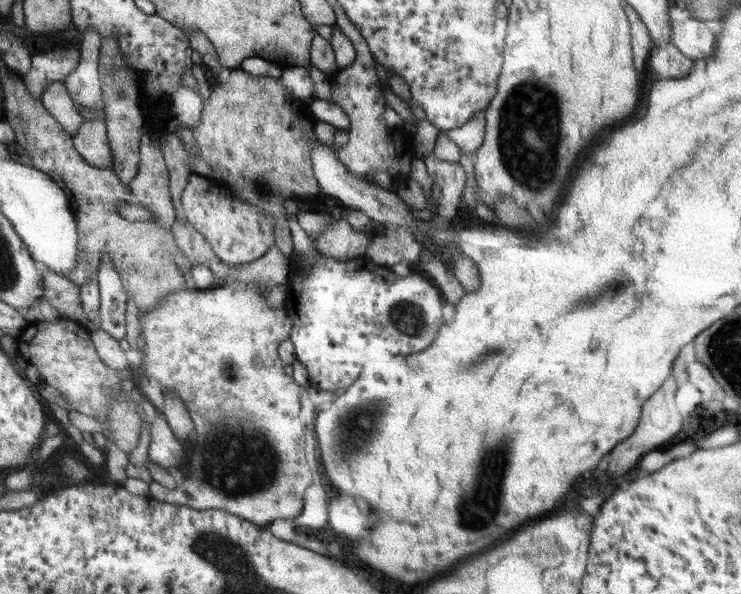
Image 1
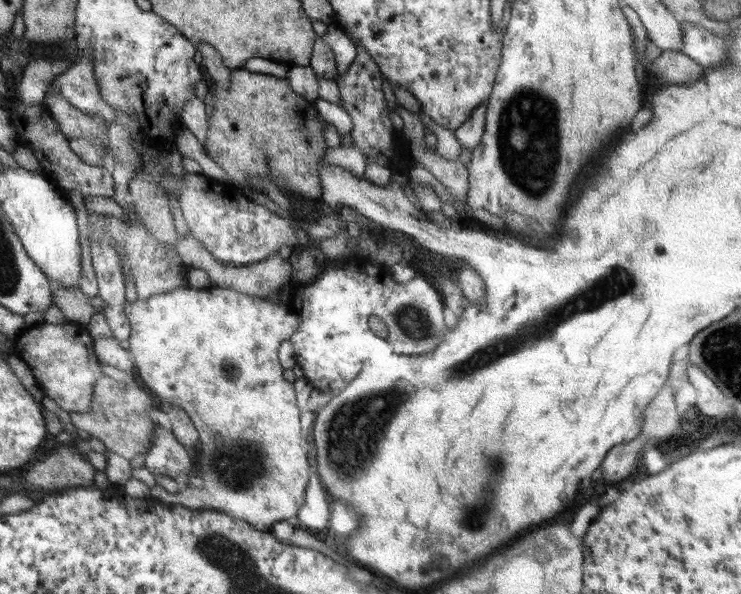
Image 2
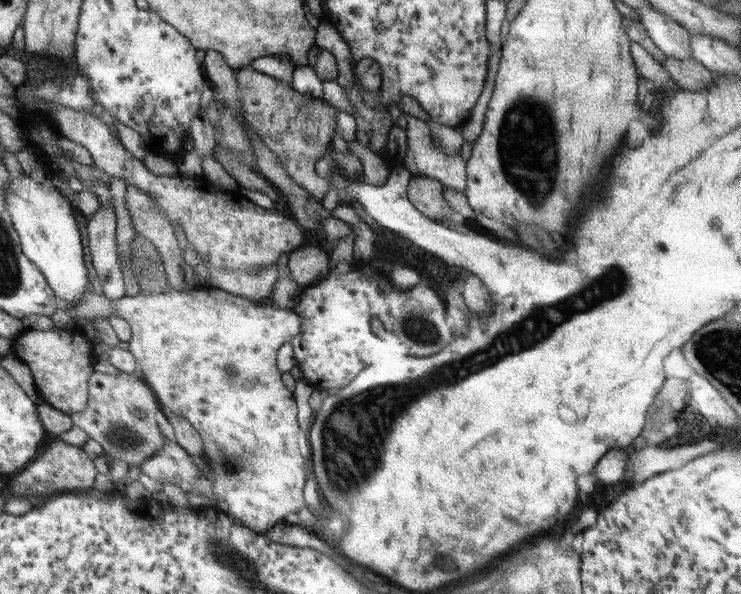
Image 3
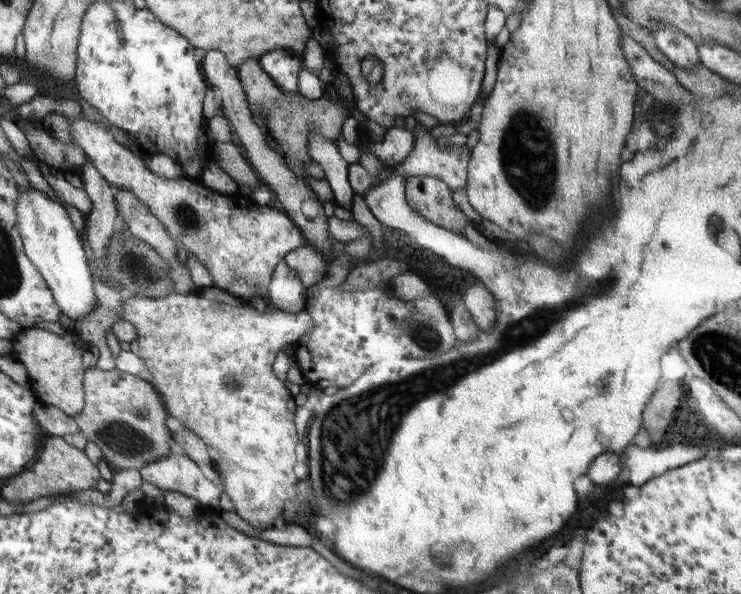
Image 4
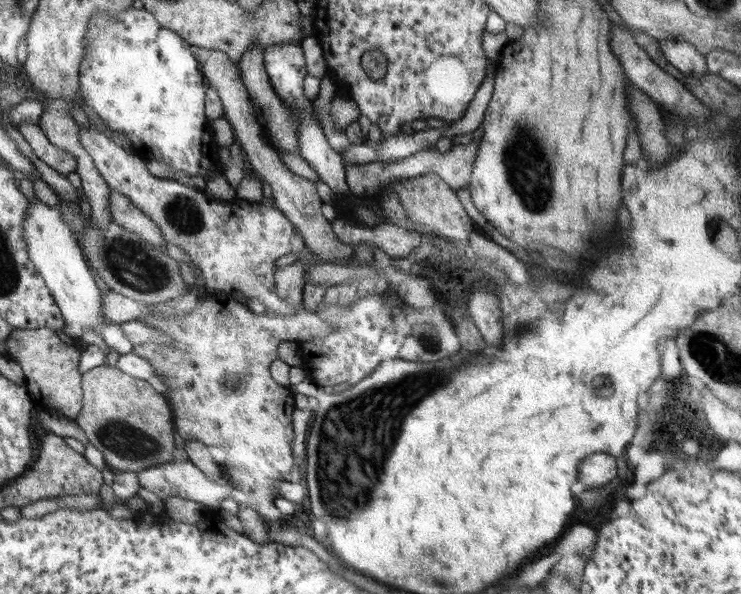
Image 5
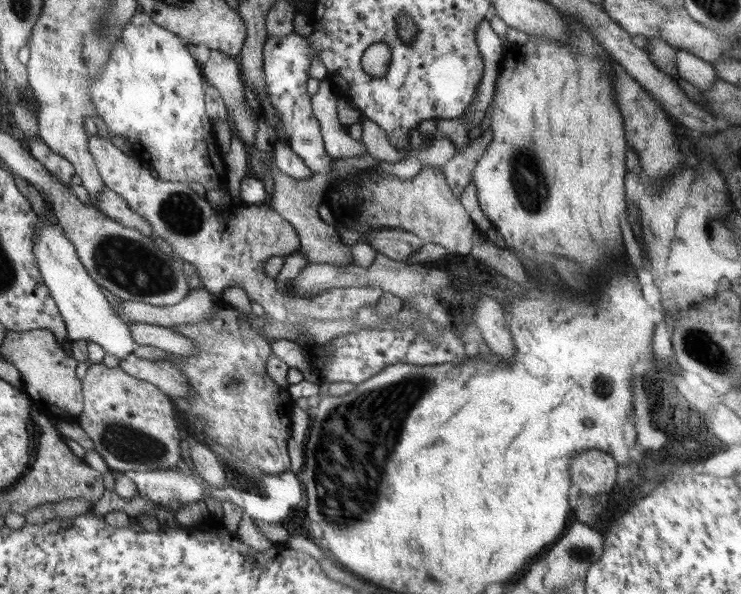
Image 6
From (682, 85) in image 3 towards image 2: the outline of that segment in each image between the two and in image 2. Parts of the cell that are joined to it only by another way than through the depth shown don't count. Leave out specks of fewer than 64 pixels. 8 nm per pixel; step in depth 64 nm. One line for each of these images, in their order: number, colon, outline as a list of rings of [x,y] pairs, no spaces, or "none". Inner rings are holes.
2: [[[663,50],[651,64],[655,68],[655,74],[663,82],[693,82],[699,78],[703,66],[693,62],[689,56],[685,56],[681,50]]]

